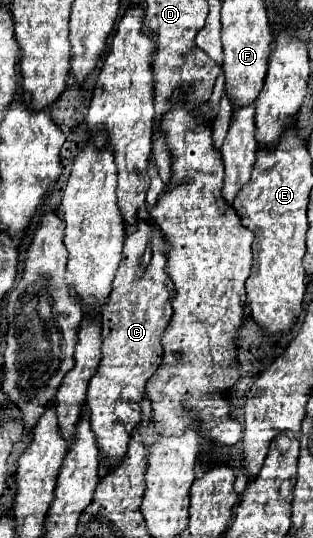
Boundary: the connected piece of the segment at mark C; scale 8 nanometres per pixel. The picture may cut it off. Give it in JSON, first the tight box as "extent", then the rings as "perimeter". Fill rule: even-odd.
{"extent":[86,220,174,466],"perimeter":[[[136,220],[134,224],[128,224],[122,262],[116,270],[108,302],[100,308],[102,360],[98,372],[90,380],[86,404],[90,408],[90,424],[98,440],[100,456],[106,458],[108,466],[116,464],[126,454],[130,434],[140,424],[140,406],[136,404],[144,398],[146,380],[162,362],[162,334],[172,318],[172,306],[168,302],[174,294],[174,284],[166,274],[168,246],[168,240],[154,222]],[[146,248],[152,250],[152,260],[148,268],[144,268],[144,274],[138,276],[140,258]]]}

